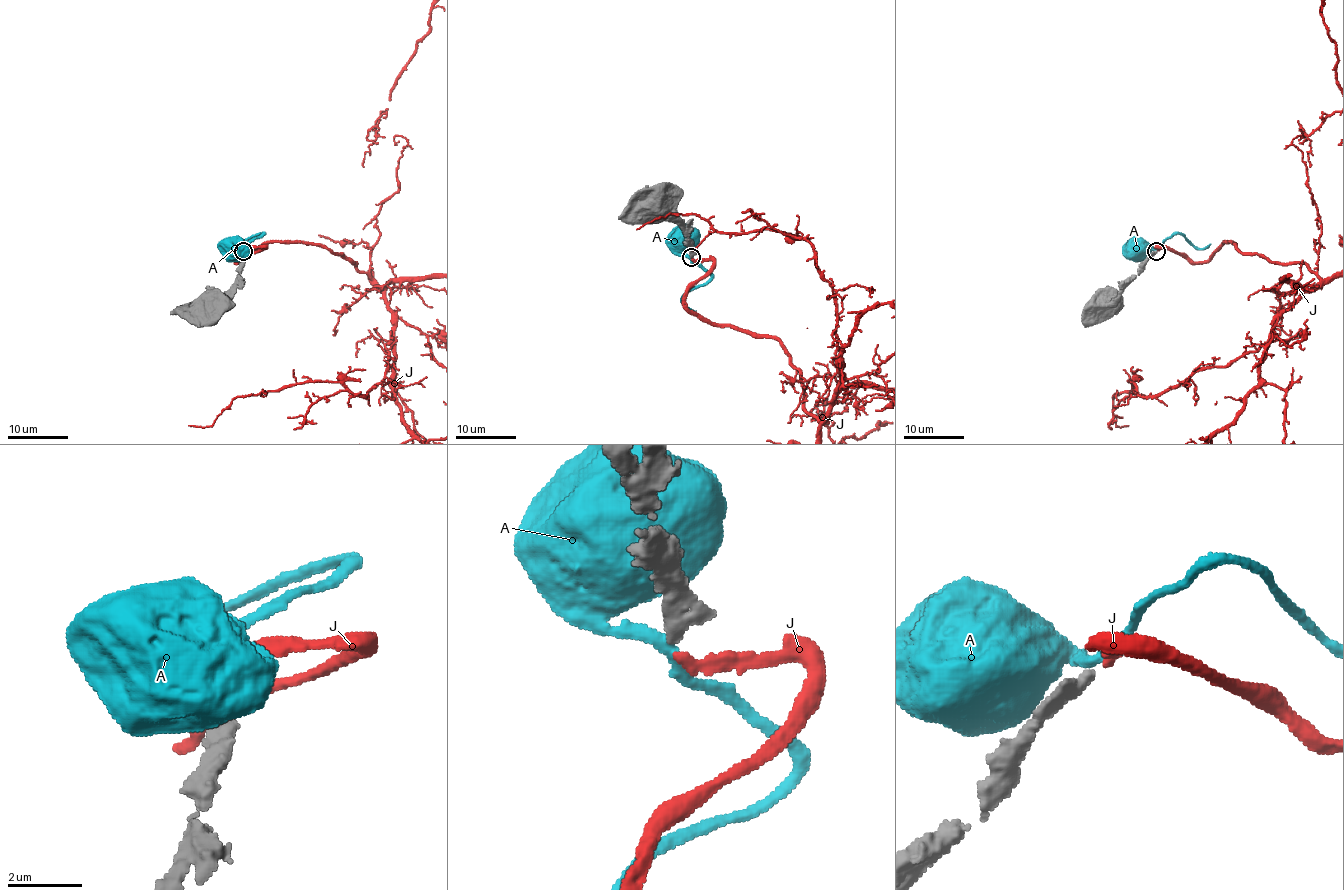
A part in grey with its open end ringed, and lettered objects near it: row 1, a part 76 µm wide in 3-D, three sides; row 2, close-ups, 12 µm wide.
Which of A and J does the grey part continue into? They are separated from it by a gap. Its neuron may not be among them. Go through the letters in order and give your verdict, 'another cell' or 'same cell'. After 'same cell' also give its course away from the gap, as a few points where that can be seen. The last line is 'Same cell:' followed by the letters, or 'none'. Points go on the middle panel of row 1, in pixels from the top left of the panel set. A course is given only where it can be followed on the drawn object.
A: another cell
J: same cell
Same cell: J

